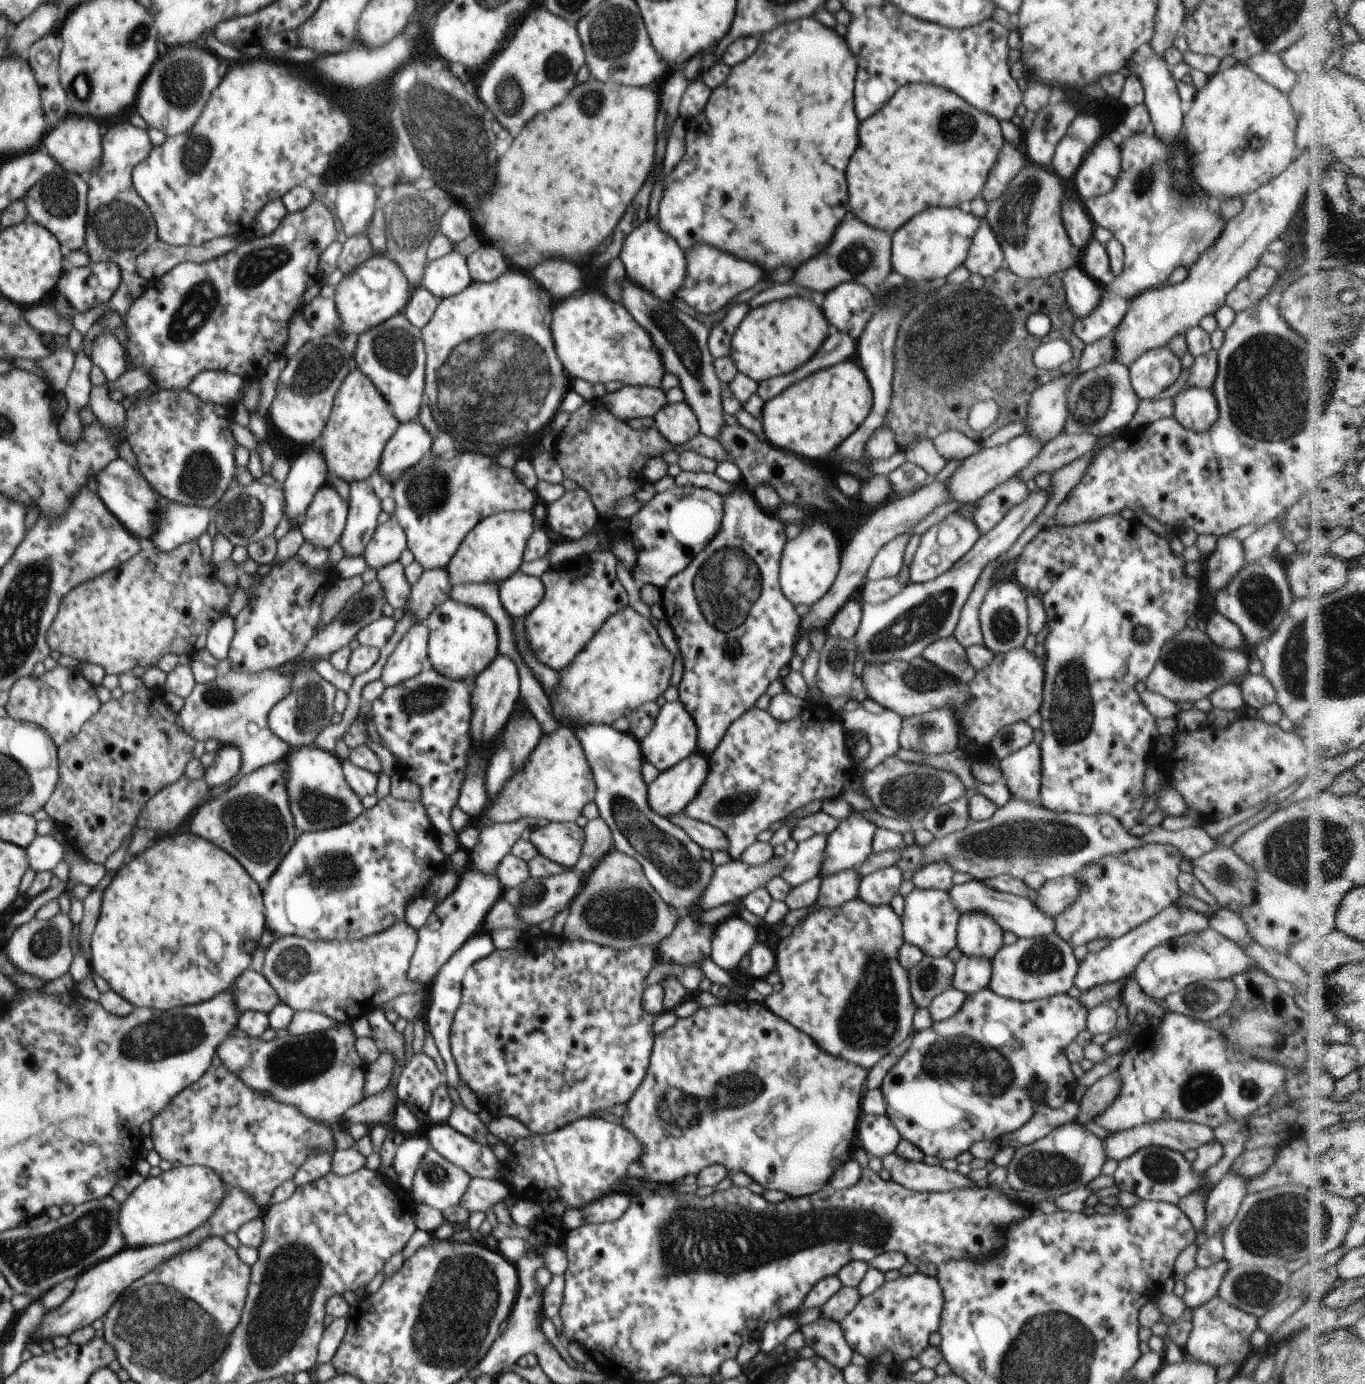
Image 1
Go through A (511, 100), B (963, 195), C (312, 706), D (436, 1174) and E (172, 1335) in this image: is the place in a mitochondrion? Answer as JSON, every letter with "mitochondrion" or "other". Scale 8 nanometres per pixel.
{"A":"mitochondrion","B":"other","C":"mitochondrion","D":"mitochondrion","E":"mitochondrion"}

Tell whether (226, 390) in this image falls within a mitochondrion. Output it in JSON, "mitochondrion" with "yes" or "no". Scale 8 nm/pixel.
{"mitochondrion":"no"}

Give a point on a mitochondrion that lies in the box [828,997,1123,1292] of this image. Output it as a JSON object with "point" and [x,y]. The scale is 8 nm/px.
{"point":[960,1060]}

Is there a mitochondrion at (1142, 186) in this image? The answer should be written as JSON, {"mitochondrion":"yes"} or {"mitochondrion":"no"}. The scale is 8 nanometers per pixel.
{"mitochondrion":"no"}

